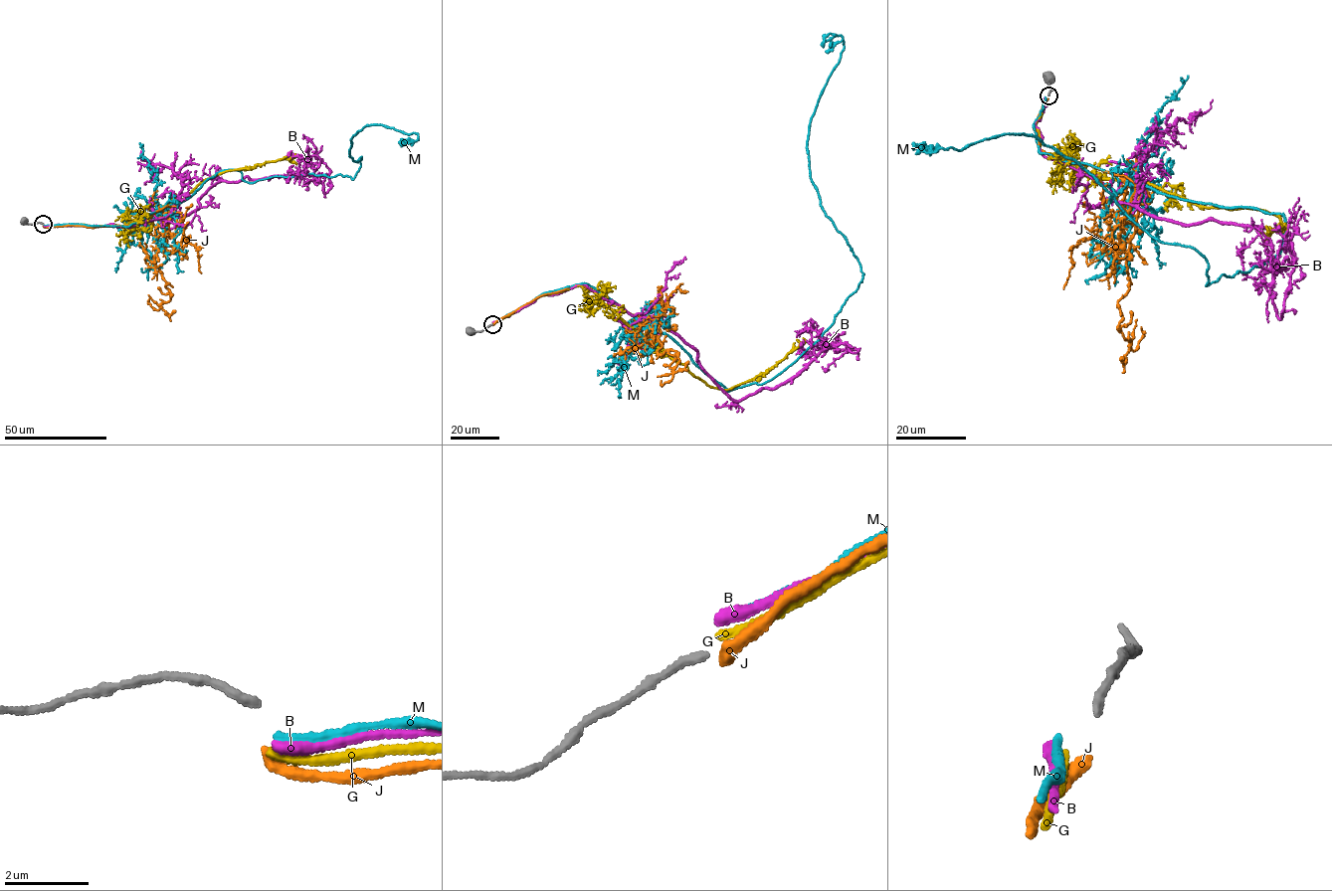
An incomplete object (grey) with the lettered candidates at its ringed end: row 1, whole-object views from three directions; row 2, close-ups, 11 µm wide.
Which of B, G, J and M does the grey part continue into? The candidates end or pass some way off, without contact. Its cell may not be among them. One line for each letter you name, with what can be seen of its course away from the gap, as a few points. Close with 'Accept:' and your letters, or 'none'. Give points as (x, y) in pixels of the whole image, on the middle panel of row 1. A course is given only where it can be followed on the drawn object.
Accept: none

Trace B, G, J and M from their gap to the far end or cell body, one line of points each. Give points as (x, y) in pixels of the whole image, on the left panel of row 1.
B: (44, 226), (169, 222), (198, 208), (217, 182), (246, 176), (312, 174), (327, 192), (329, 168), (302, 134)
G: (44, 226), (124, 227), (145, 221), (166, 204), (187, 198), (197, 185), (214, 175), (289, 159), (294, 153)
J: (43, 226), (133, 225), (170, 207), (166, 261), (159, 267), (170, 300), (157, 310), (148, 302), (150, 297)
M: (44, 225), (129, 226), (225, 170), (249, 182), (352, 179), (358, 131), (376, 124), (418, 133), (399, 143)

